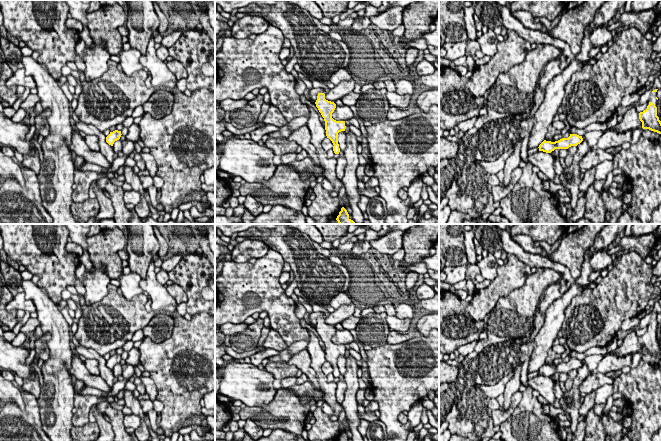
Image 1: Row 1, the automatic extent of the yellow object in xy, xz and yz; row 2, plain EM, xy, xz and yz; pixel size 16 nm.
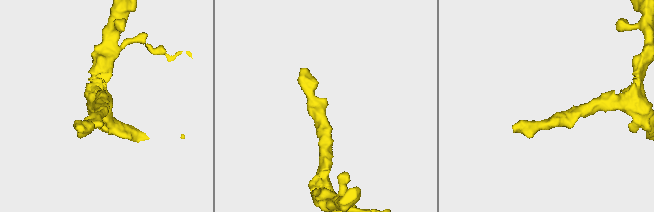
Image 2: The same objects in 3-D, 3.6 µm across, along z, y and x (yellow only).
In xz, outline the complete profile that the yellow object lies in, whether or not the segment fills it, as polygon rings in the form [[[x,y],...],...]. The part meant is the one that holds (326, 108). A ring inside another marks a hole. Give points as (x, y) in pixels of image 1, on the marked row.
[[[318,93],[315,104],[322,117],[324,118],[326,136],[332,141],[334,145],[333,151],[335,154],[339,154],[340,148],[338,144],[338,133],[345,131],[345,121],[336,121],[332,118],[332,113],[336,108],[336,104],[326,100],[324,93]]]

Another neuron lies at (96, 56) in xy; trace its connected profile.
[[[105,43],[86,45],[83,61],[85,63],[85,80],[90,82],[101,77],[109,68],[108,61],[110,53],[107,51]]]

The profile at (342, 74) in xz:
[[[340,68],[338,69],[335,73],[332,74],[330,77],[330,81],[334,85],[338,85],[342,81],[349,81],[353,78],[354,76],[349,73],[345,68]]]

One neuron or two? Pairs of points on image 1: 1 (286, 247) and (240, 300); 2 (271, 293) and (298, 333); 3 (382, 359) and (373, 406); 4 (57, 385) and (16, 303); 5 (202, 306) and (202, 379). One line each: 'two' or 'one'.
1: two
2: one
3: two
4: two
5: two

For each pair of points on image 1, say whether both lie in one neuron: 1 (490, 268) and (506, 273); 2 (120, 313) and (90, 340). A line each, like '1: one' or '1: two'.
1: two
2: one

